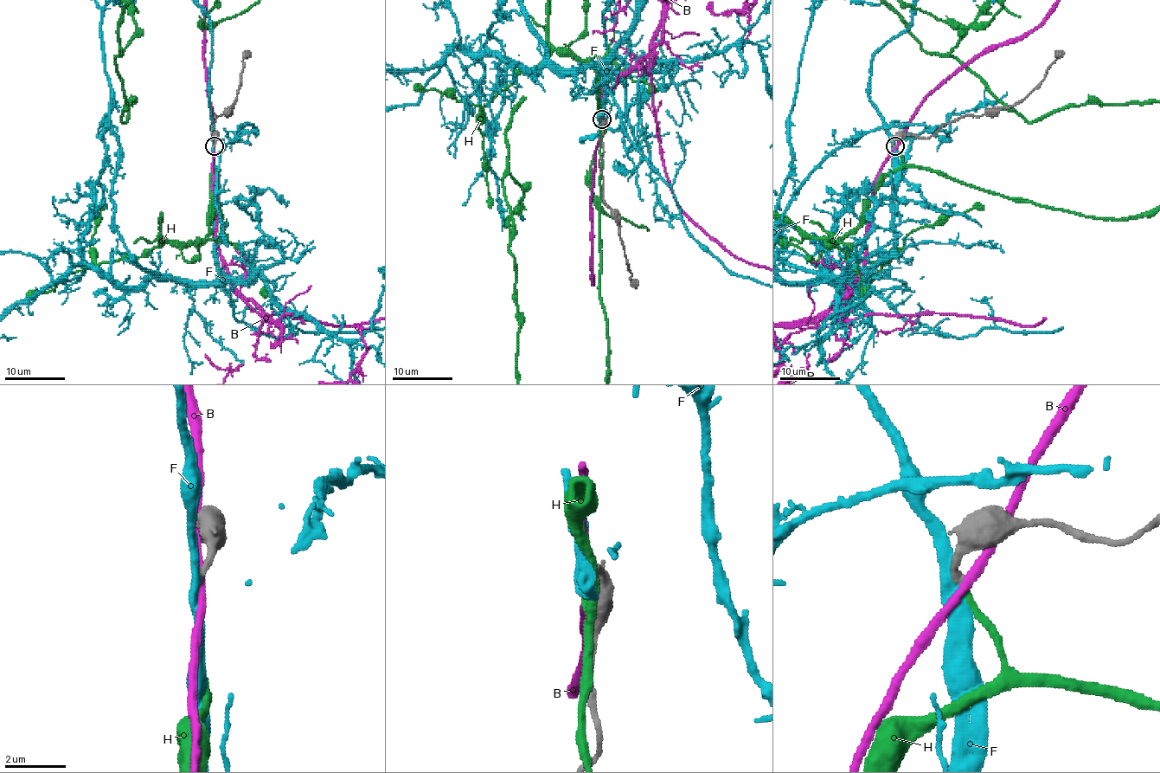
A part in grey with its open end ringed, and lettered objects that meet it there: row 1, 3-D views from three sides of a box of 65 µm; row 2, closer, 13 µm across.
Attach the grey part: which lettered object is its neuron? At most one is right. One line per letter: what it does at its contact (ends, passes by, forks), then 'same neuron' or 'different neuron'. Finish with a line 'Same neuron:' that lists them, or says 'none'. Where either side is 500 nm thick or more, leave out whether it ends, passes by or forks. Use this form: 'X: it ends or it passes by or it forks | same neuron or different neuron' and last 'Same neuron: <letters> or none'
B: it passes by | different neuron
F: it passes by | different neuron
H: it ends | same neuron
Same neuron: H

